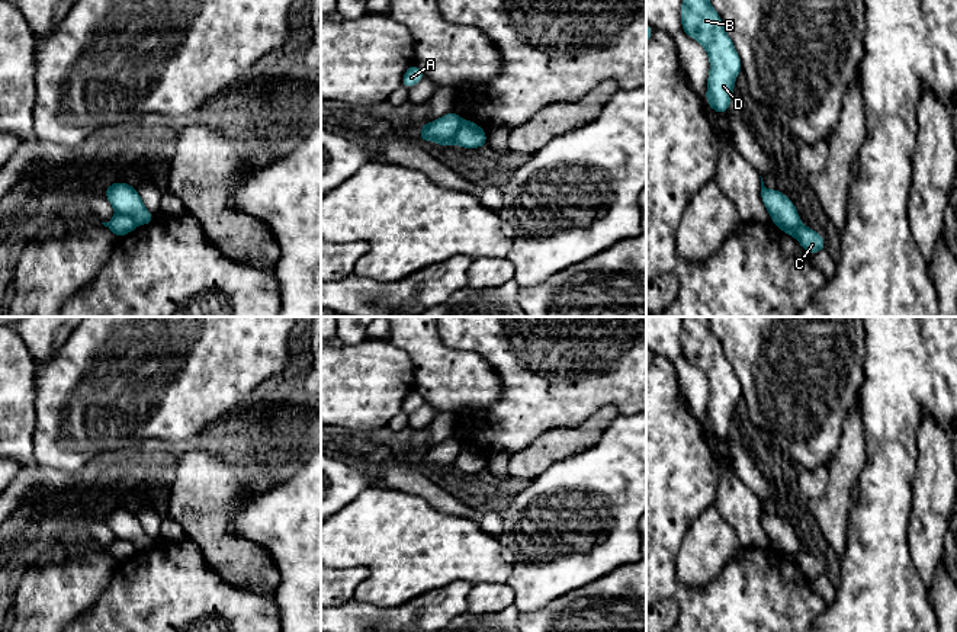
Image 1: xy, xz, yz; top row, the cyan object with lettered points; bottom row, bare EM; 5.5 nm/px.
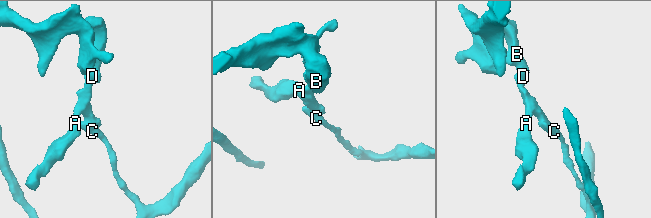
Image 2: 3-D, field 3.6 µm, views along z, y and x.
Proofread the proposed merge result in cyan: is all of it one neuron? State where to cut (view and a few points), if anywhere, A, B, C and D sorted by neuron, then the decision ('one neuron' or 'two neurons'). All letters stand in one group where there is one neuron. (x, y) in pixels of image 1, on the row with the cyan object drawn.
yz (774, 221), (790, 228), (802, 225) | A B D / C | two neurons

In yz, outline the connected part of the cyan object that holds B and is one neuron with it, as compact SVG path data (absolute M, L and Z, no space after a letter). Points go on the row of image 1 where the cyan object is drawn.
M683 0L681 29L707 52L710 70L706 100L717 113L729 110L741 58L710 0Z

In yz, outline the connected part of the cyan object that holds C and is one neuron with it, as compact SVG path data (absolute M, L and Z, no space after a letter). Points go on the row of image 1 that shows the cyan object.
M774 222L774 225L787 235L794 237L807 254L813 254L826 248L823 237L809 227L802 225L799 228L790 230L781 227L777 222Z

